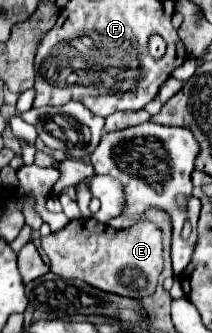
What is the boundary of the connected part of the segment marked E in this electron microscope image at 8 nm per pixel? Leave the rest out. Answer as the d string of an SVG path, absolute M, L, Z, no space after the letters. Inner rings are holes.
M94 218L68 222L60 232L42 238L42 250L50 258L50 270L62 278L78 278L102 292L146 298L156 292L164 268L162 230L152 222L136 224L128 230L116 230Z

